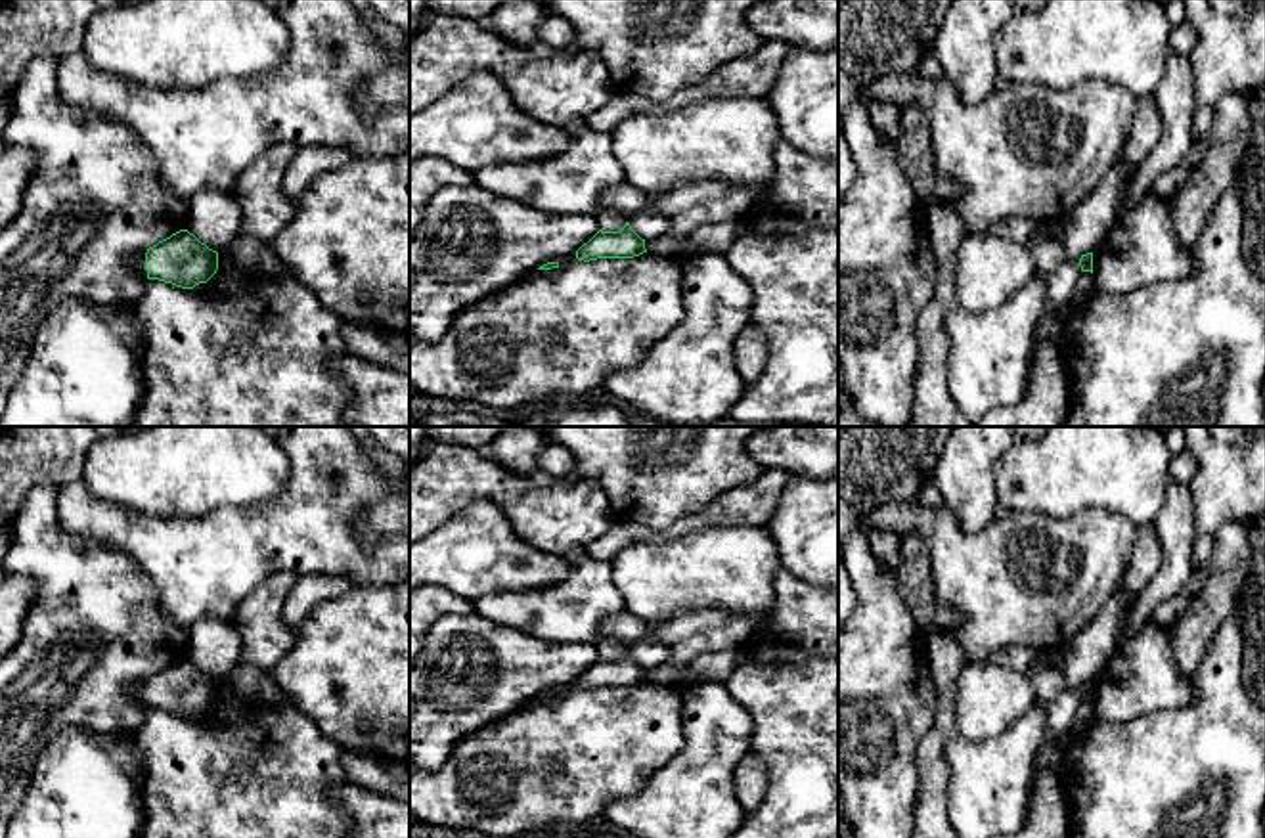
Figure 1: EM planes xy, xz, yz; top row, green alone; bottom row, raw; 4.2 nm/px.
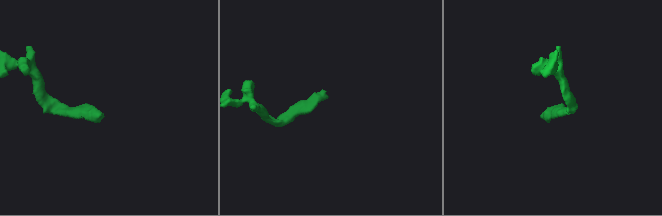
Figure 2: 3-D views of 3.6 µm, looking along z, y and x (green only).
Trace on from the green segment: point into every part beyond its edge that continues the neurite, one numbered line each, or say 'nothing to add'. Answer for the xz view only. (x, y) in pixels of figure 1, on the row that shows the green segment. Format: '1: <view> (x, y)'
1: xz (710, 201)

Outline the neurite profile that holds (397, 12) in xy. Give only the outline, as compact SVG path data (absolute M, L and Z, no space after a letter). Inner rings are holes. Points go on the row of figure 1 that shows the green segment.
M367 0L371 8L392 27L410 36L410 0Z

